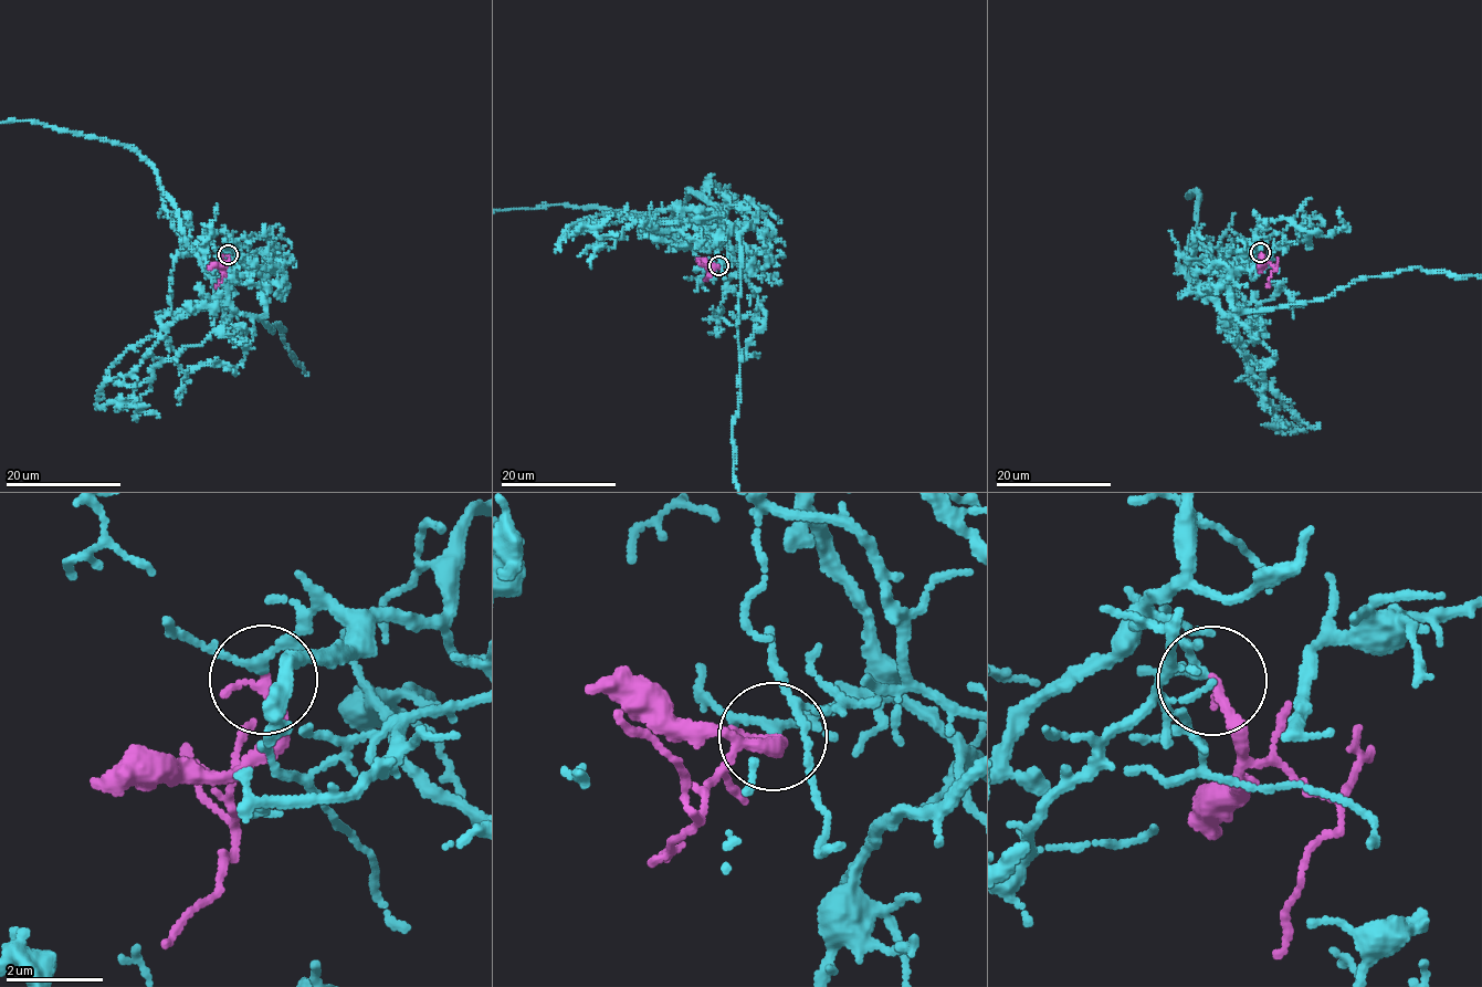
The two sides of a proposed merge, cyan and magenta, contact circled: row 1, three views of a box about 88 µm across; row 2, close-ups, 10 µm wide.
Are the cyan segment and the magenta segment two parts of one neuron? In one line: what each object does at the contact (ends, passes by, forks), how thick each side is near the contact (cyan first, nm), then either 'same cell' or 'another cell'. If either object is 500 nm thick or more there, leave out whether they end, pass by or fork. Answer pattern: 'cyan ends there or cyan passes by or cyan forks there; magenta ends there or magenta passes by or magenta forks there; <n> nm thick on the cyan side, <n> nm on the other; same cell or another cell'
cyan forks there; magenta ends there; 130 nm thick on the cyan side, 220 nm on the other; same cell

